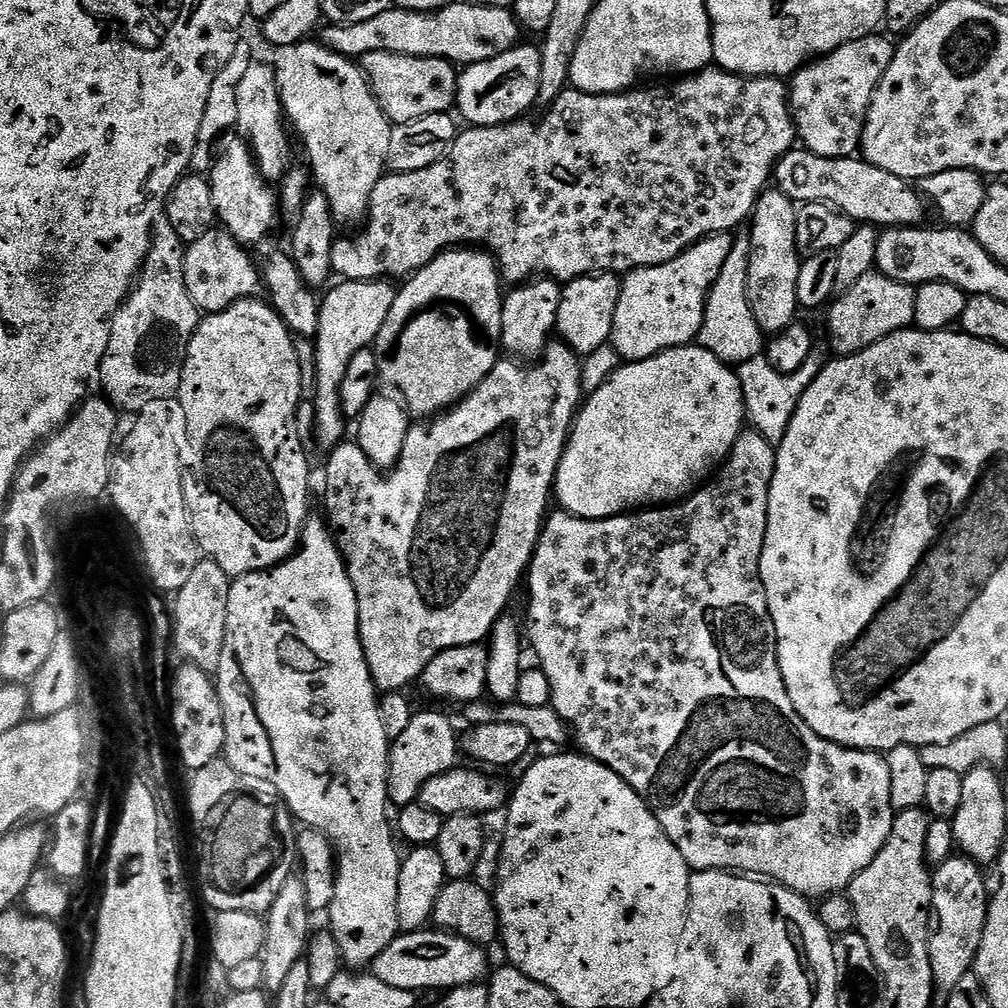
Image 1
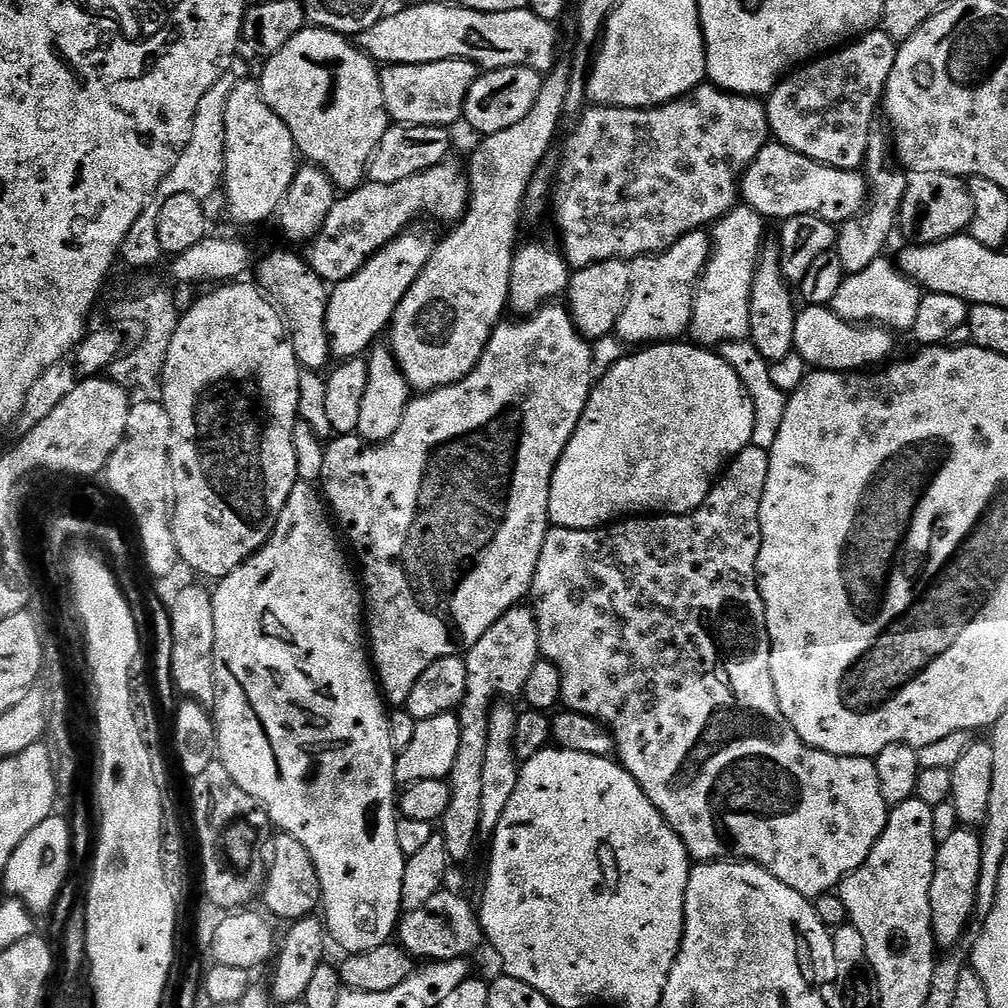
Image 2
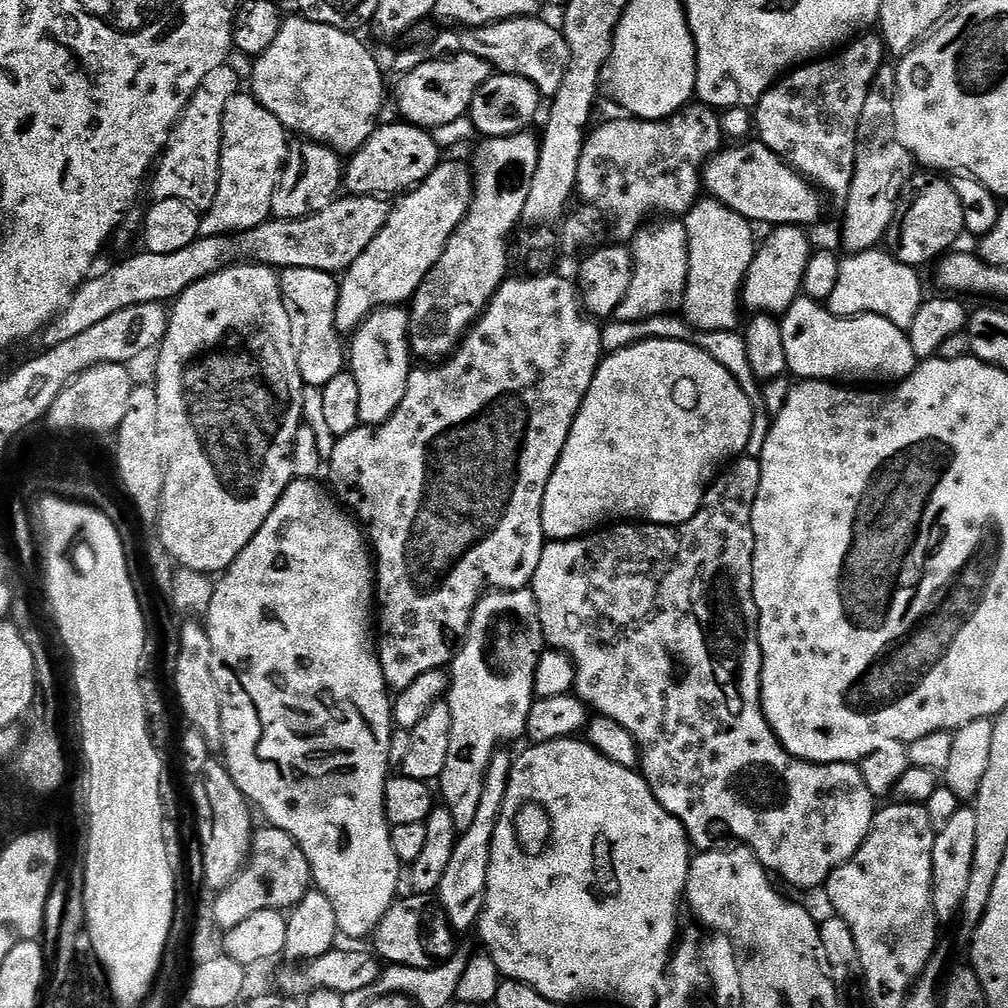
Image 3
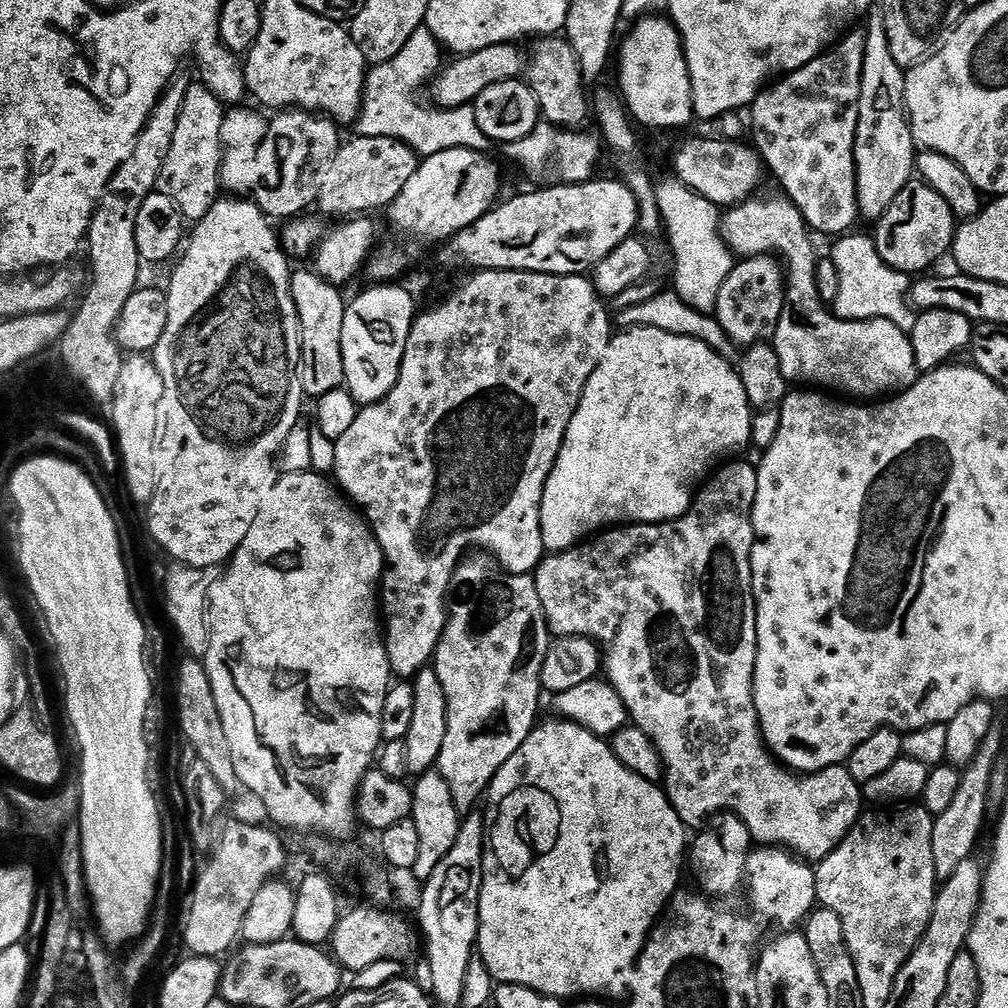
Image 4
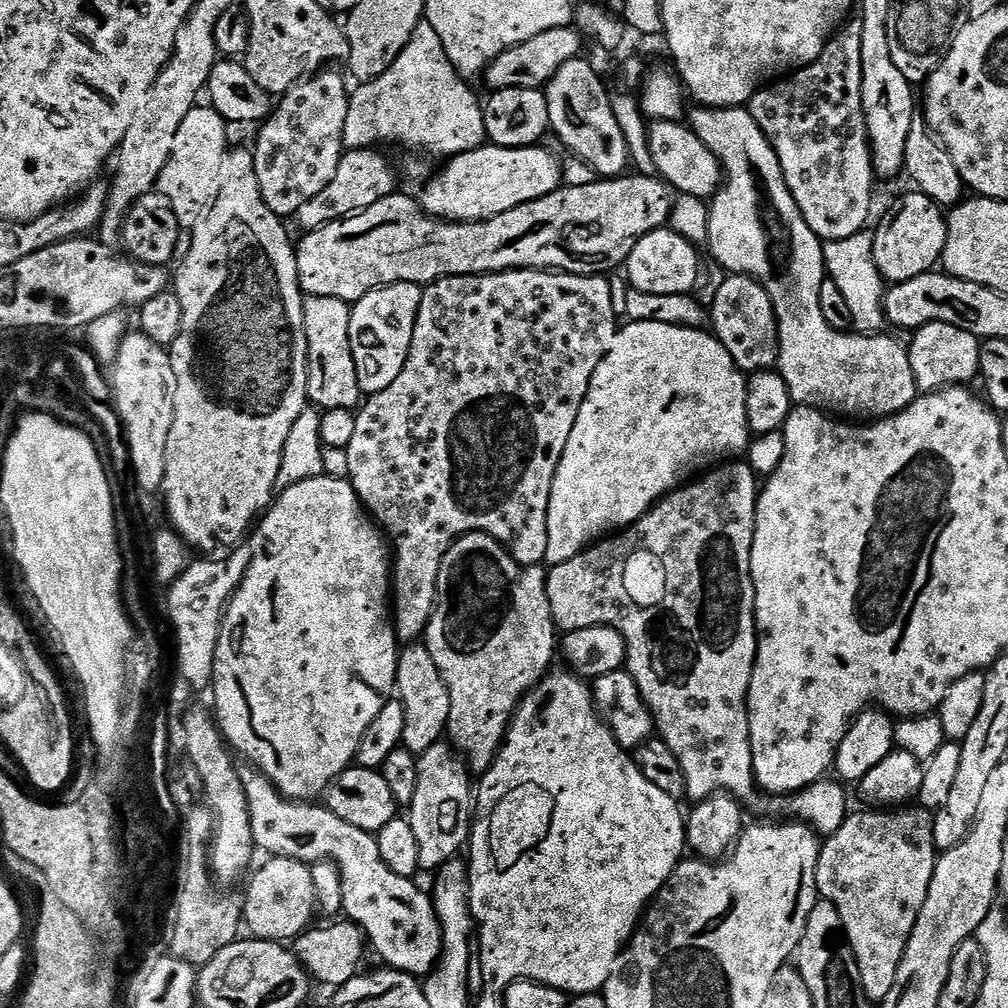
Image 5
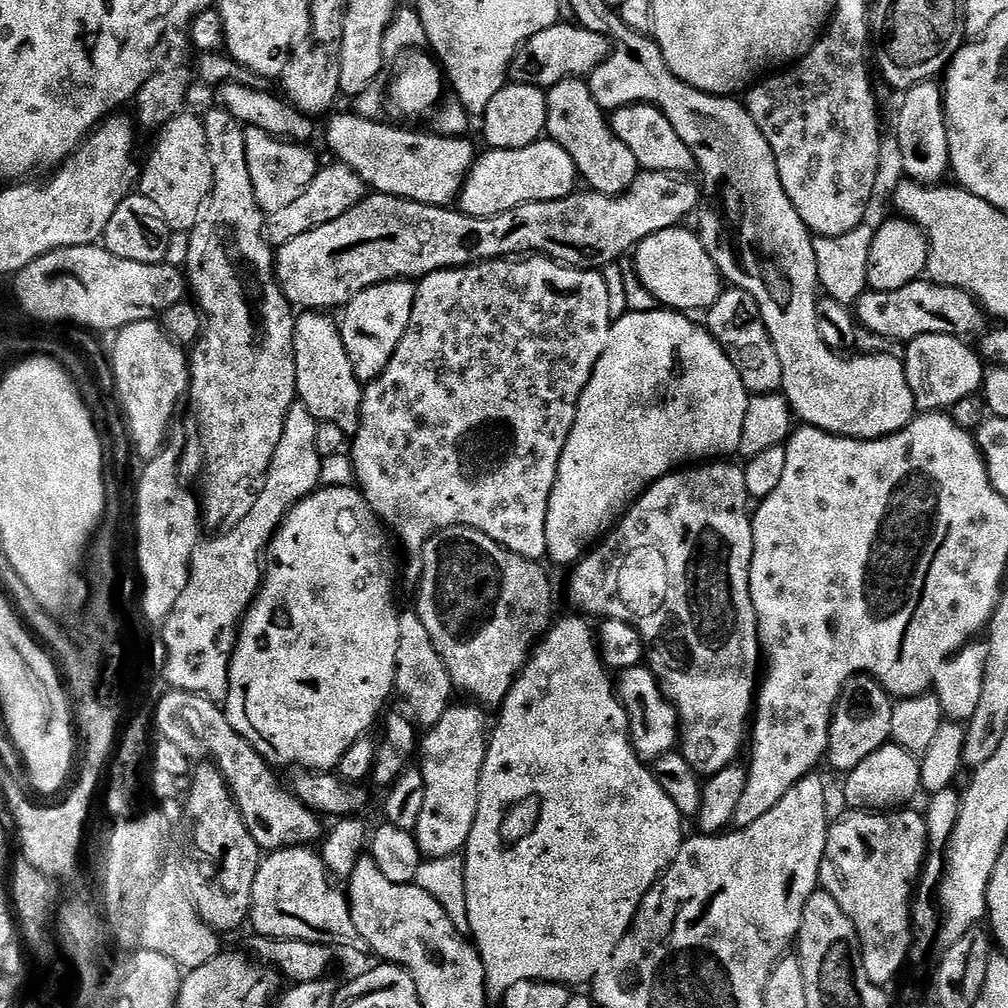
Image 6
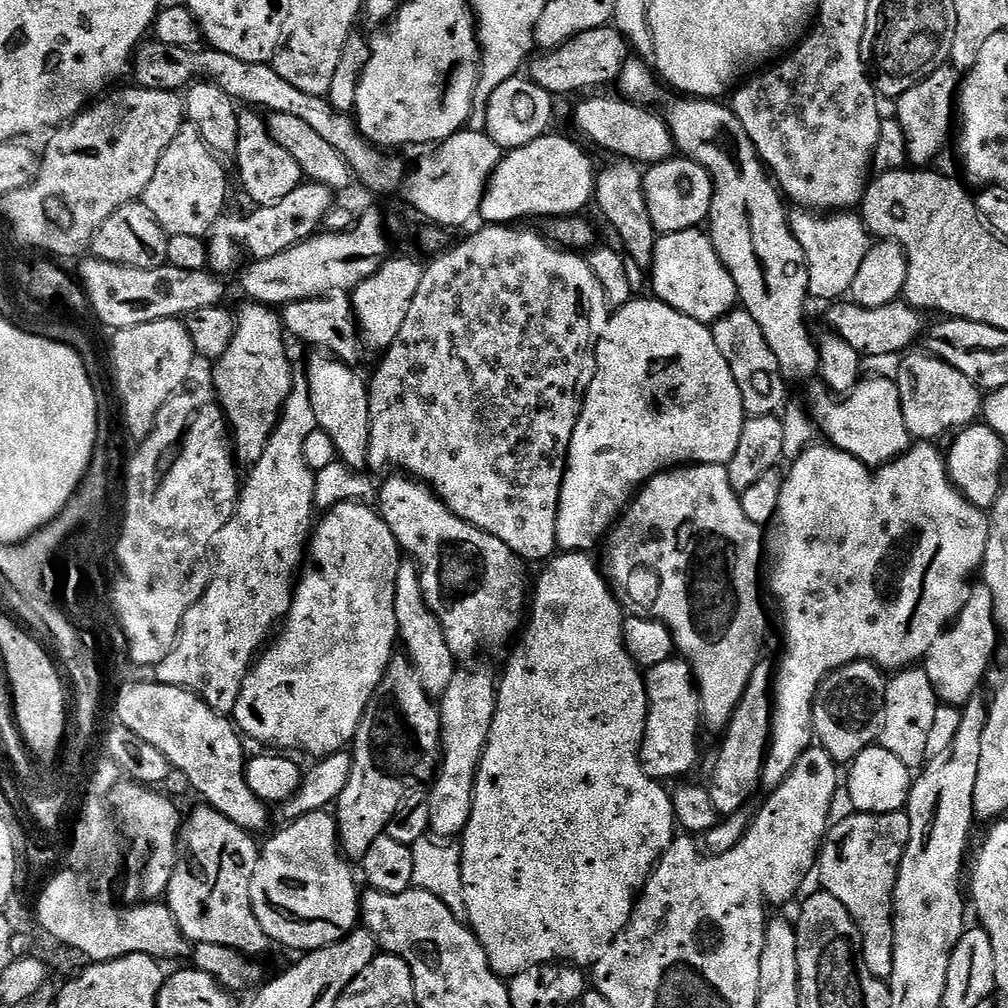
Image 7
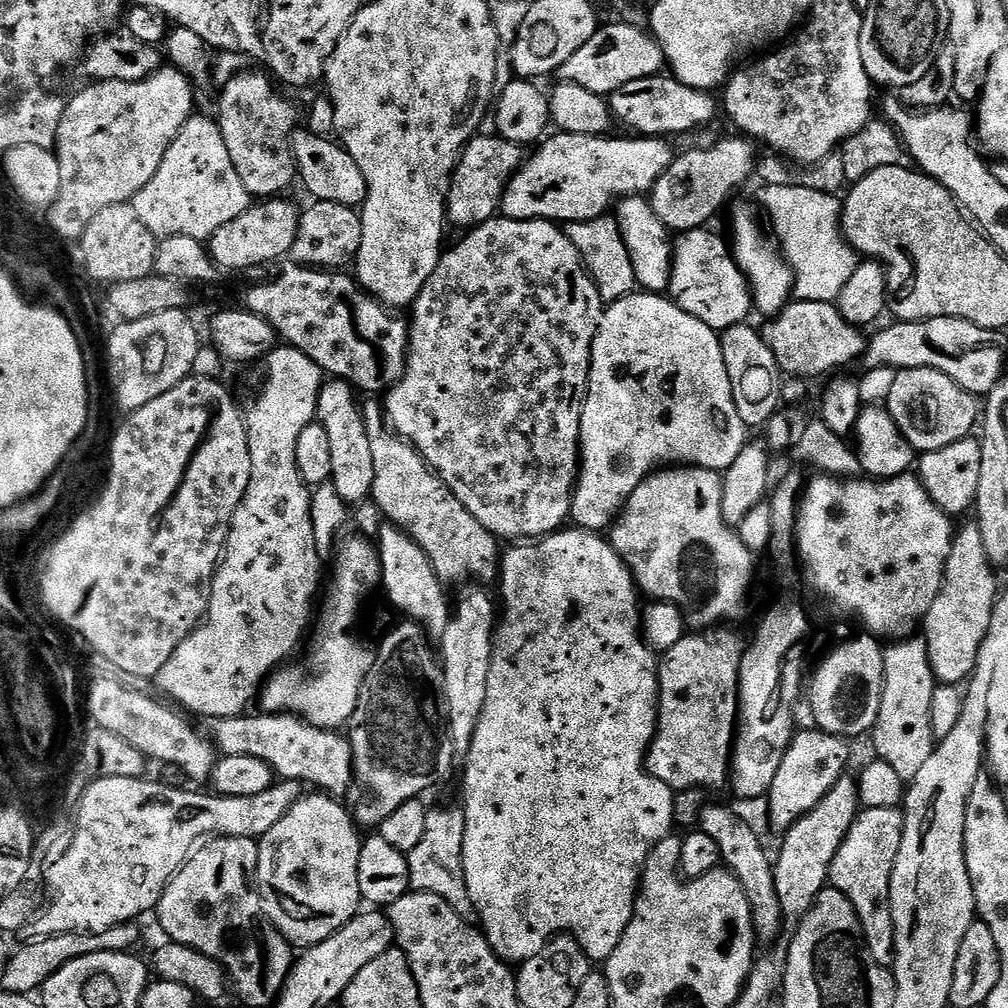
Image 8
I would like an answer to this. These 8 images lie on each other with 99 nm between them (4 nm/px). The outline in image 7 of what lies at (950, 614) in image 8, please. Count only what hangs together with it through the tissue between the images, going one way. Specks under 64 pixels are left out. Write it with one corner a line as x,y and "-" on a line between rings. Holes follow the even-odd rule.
983,586
967,593
964,605
956,619
939,633
936,641
929,643
922,661
924,673
936,691
937,701
963,706
981,691
980,683
988,672
988,663
998,650
998,633
992,620
990,590

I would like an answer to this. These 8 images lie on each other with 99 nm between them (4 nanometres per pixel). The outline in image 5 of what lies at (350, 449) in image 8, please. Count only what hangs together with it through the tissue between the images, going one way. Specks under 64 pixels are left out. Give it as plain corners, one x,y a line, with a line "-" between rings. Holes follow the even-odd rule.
304,296
304,346
308,365
306,390
309,401
320,410
352,410
361,403
358,374
354,370
354,358
350,354
351,307
338,298

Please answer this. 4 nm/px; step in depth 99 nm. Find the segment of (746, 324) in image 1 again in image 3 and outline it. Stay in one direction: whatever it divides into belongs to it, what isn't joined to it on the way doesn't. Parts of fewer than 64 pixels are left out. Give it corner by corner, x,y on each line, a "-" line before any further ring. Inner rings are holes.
702,198
684,216
687,230
687,282
681,304
685,323
695,331
737,331
742,301
740,291
758,247
755,227
736,211
711,198

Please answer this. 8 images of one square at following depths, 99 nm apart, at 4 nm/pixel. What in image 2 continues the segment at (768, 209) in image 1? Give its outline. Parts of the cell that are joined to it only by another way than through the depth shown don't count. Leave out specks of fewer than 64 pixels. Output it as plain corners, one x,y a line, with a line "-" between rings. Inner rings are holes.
768,246
760,253
756,272
753,274
749,310
750,328
747,339
752,341
752,345
756,347
758,354
762,354
762,358
769,364
782,362
782,358
789,356
796,346
794,322
796,321
798,304
794,299
793,289
782,274
779,247
772,246
772,248
769,248
-
792,296
794,301
792,301

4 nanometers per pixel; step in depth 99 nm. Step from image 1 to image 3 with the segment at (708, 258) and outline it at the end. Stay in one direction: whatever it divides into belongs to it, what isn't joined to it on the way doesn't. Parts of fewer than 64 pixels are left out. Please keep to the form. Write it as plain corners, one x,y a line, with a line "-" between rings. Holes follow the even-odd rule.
653,219
632,237
630,251
630,290
626,290
622,302
618,302
615,319
638,322
651,316
675,313
683,302
687,282
687,230
683,219

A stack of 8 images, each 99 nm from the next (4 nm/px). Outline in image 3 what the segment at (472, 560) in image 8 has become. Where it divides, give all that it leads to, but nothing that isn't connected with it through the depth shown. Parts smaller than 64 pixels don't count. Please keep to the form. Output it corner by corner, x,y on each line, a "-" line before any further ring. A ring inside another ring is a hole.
531,587
518,590
489,590
476,601
468,622
468,634
457,647
450,665
450,679
446,703
450,706
450,750
446,754
446,766
438,781
438,796
443,807
450,810
457,833
470,830
478,815
478,802
482,799
482,786
490,758
501,746
523,737
528,731
530,706
535,690
535,670
539,658
546,649
544,631
540,621
538,602

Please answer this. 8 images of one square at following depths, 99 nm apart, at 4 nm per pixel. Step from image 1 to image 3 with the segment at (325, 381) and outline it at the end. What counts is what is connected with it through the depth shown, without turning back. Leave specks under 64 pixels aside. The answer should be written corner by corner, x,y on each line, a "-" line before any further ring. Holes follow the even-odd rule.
445,159
427,178
416,185
415,188
403,193
399,197
400,205
393,207
388,214
386,226
362,250
362,254
343,273
340,280
340,293
338,294
338,310
336,311
336,325
341,334
351,334
371,312
380,308
404,306
415,296
418,286
430,274
430,270
442,258
442,250
446,250
446,242
458,230
458,226
466,218
472,205
472,184
474,177
472,169
467,163
459,164
456,160

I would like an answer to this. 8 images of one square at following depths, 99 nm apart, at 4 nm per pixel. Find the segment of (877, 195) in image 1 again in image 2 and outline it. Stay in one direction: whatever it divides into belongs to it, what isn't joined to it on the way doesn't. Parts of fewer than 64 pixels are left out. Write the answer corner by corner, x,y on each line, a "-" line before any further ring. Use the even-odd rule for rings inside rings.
769,142
758,154
758,158
754,158
754,162
750,162
750,166
745,170
744,177
740,180
740,196
745,205
752,207
768,222
783,222
798,214
810,214
839,226
864,211
870,200
870,184
863,171
851,172
819,164
806,158
806,154
790,150
785,144

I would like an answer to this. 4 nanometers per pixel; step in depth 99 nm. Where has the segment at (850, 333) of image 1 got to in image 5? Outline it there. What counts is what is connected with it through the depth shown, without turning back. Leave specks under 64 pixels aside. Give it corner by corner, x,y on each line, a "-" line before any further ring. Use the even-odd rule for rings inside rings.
865,230
850,238
829,240
824,244
824,271
827,279
838,286
846,302
846,310
850,310
852,328
861,334
880,334
885,331
884,293
886,281
880,275
874,262
874,238
872,232

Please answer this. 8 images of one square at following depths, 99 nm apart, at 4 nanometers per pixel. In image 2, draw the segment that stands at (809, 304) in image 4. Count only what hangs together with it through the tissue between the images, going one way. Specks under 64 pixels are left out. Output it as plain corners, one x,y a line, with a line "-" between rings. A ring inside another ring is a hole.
804,306
797,311
794,322
796,351
809,369
821,372
854,372
867,369
868,364
888,356
896,348
897,337
889,329
874,324
852,324
828,306

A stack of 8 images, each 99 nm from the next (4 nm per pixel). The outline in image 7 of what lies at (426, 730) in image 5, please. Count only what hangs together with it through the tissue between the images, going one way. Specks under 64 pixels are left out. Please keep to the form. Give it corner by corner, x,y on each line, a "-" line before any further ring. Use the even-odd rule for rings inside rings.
401,563
398,570
398,582
394,590
394,614
398,618
399,643
408,661
418,670
422,686
433,698
443,696
446,686
450,686
458,670
458,660
453,656
450,646
446,646
446,634
442,634
438,618
434,618
430,606
426,606
426,598
420,585
420,570
415,563

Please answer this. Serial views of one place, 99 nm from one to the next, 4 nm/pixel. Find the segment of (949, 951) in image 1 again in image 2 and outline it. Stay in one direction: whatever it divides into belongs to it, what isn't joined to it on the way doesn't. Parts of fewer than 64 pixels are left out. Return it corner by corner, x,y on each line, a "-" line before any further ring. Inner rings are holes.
961,826
956,829
950,838
939,841
934,862
934,878
930,882
930,914
932,915
932,933
937,945
947,950
957,947
968,928
968,923
974,920
976,910
976,895
978,894
978,878
980,877
980,859
982,846
979,835
971,827

